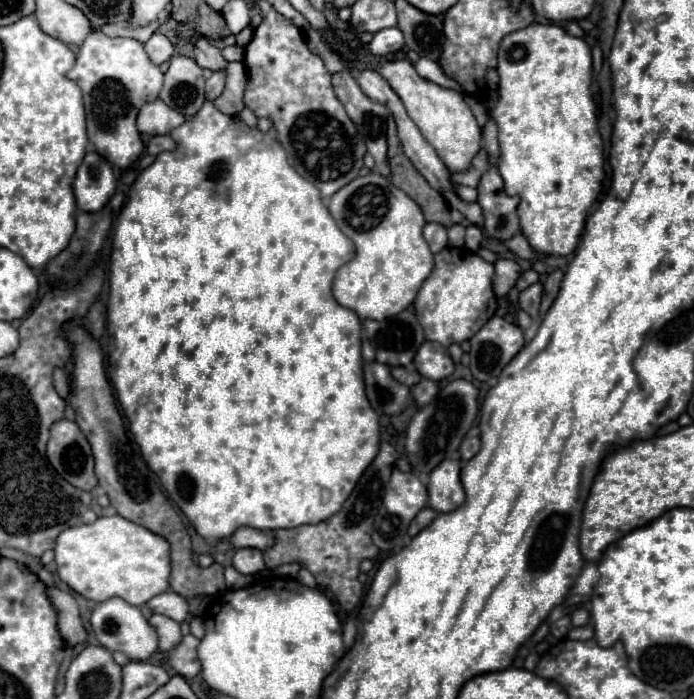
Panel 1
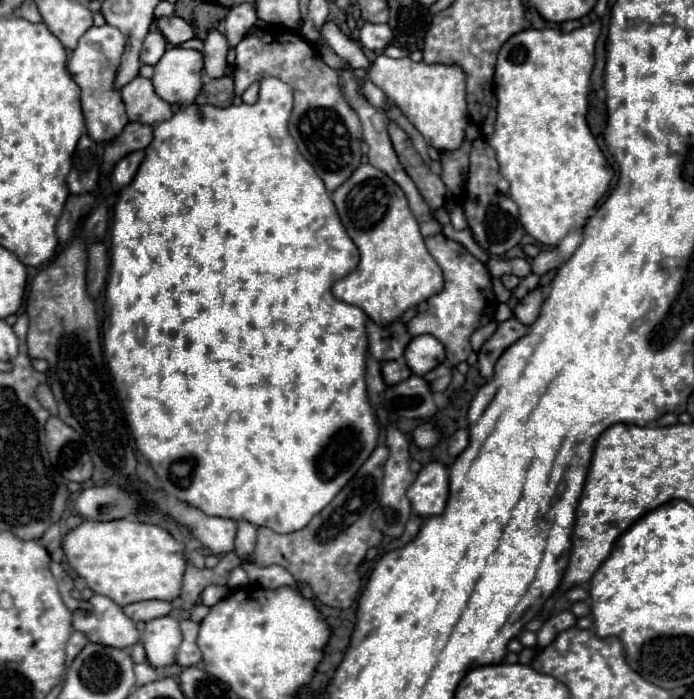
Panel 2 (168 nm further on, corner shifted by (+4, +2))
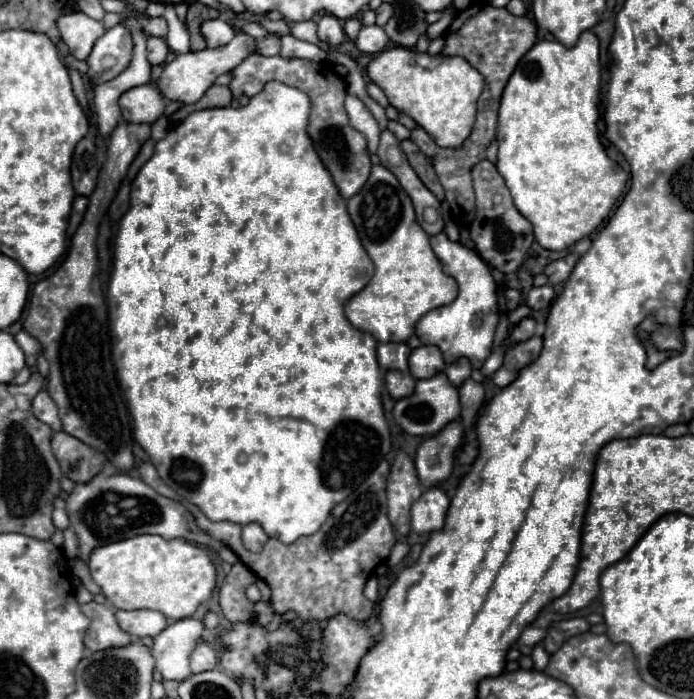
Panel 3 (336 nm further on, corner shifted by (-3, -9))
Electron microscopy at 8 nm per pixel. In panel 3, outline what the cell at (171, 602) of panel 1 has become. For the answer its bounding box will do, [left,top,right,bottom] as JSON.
[115,609,167,637]

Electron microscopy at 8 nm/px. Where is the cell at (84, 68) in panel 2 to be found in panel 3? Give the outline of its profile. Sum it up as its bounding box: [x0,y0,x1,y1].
[87,25,133,85]

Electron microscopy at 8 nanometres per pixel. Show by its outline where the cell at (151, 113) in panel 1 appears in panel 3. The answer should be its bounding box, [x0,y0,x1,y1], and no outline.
[119,83,165,123]

